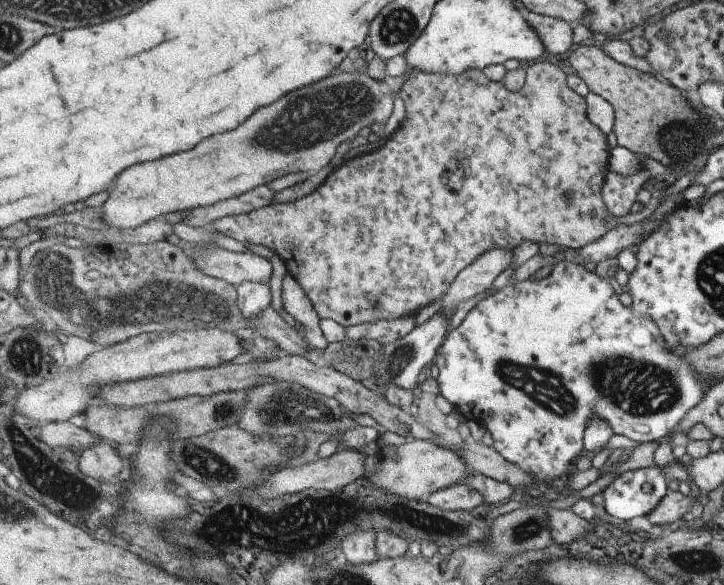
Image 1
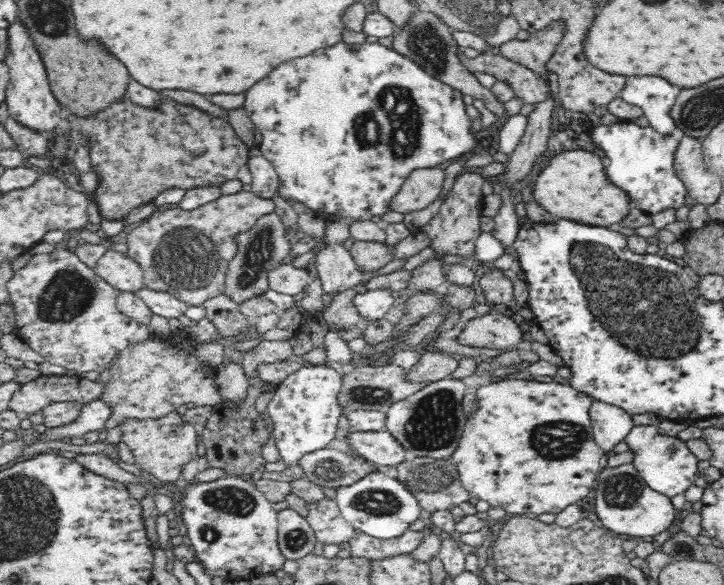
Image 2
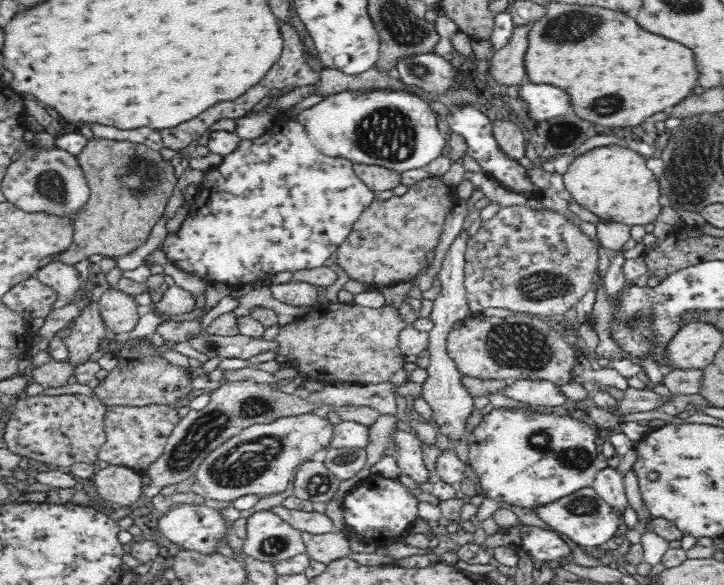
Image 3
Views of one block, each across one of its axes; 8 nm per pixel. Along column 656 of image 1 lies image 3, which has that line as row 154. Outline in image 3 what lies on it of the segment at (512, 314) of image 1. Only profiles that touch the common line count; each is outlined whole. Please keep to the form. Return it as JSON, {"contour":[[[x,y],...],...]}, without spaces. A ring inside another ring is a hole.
{"contour":[[[344,91],[326,96],[326,98],[304,109],[296,116],[308,131],[313,143],[328,156],[351,160],[356,164],[376,164],[397,173],[423,168],[442,155],[447,137],[440,133],[437,125],[438,115],[432,111],[424,98],[411,91]]]}

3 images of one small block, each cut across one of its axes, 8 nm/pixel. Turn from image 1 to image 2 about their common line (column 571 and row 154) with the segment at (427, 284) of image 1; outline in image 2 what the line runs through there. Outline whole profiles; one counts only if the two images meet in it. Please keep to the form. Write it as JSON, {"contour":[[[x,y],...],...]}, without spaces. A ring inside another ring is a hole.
{"contour":[[[124,100],[122,104],[110,102],[106,110],[98,110],[96,114],[86,114],[86,120],[70,118],[70,122],[64,126],[90,134],[90,148],[92,148],[88,150],[90,161],[92,161],[92,169],[100,173],[101,179],[101,186],[94,192],[95,200],[101,216],[112,222],[122,220],[134,208],[152,202],[169,188],[190,190],[192,187],[202,185],[220,186],[226,180],[234,180],[240,167],[249,162],[253,153],[228,121],[220,117],[212,117],[190,106],[176,104],[174,100],[168,100],[156,110],[138,108],[135,102],[132,106],[128,100]]]}

